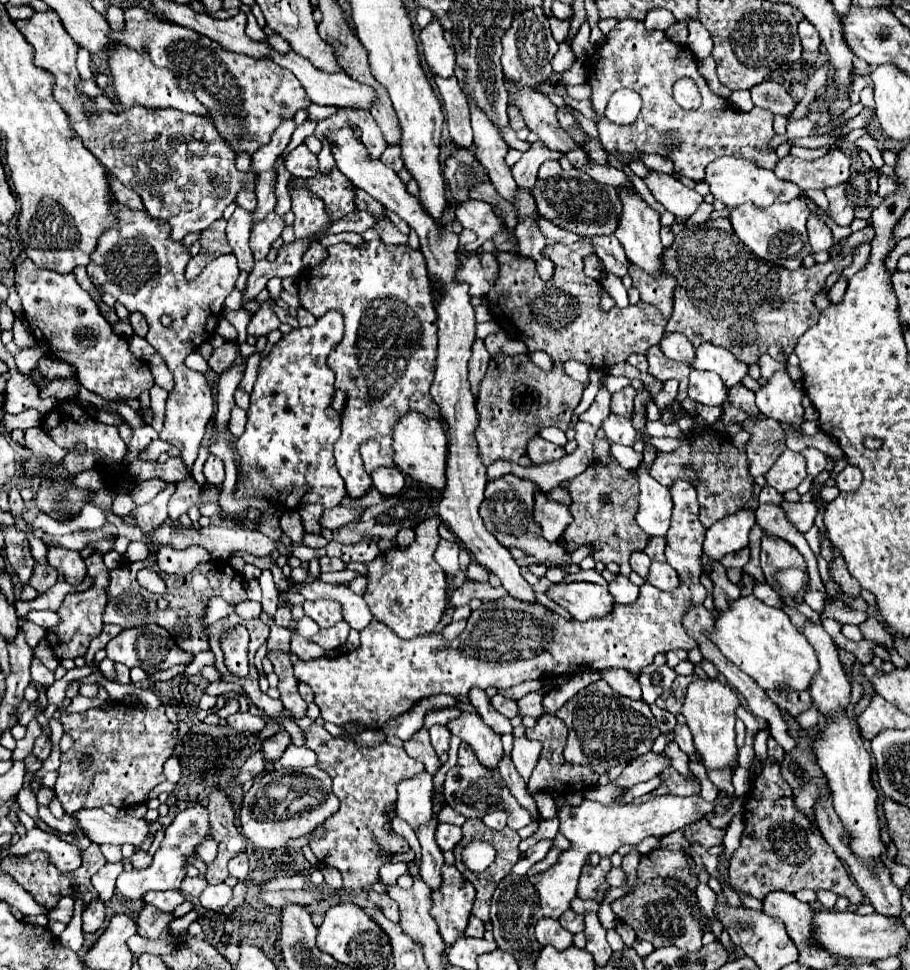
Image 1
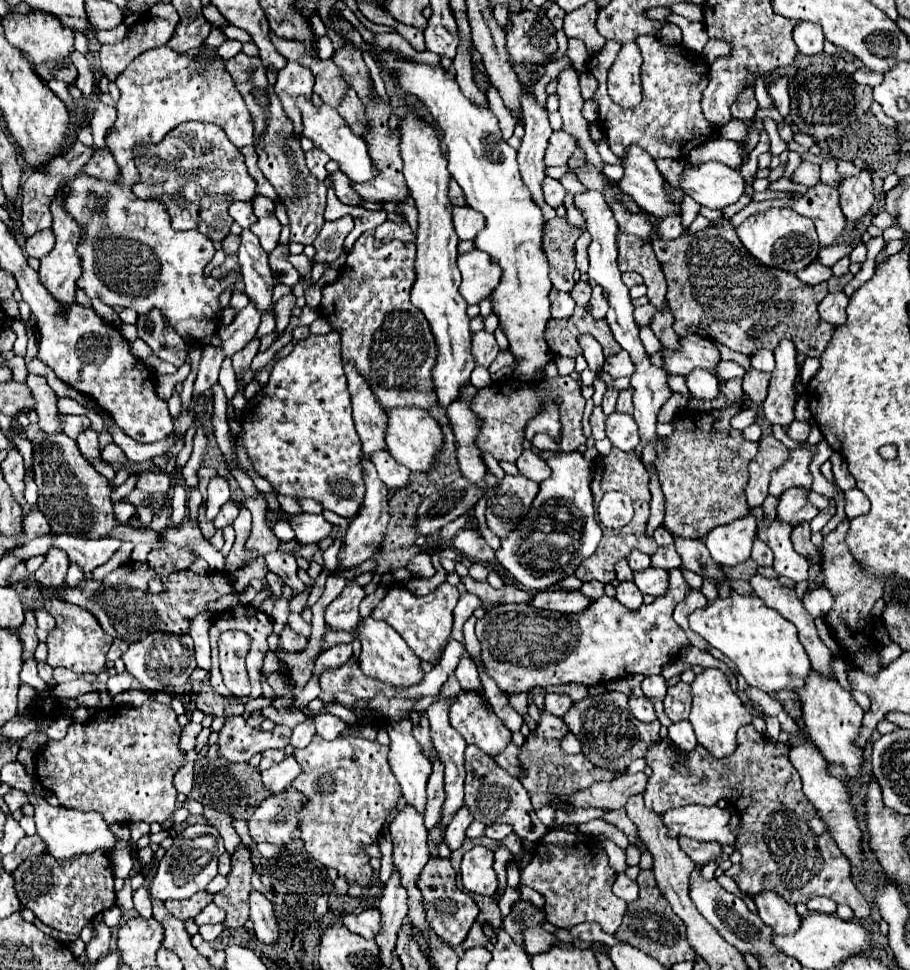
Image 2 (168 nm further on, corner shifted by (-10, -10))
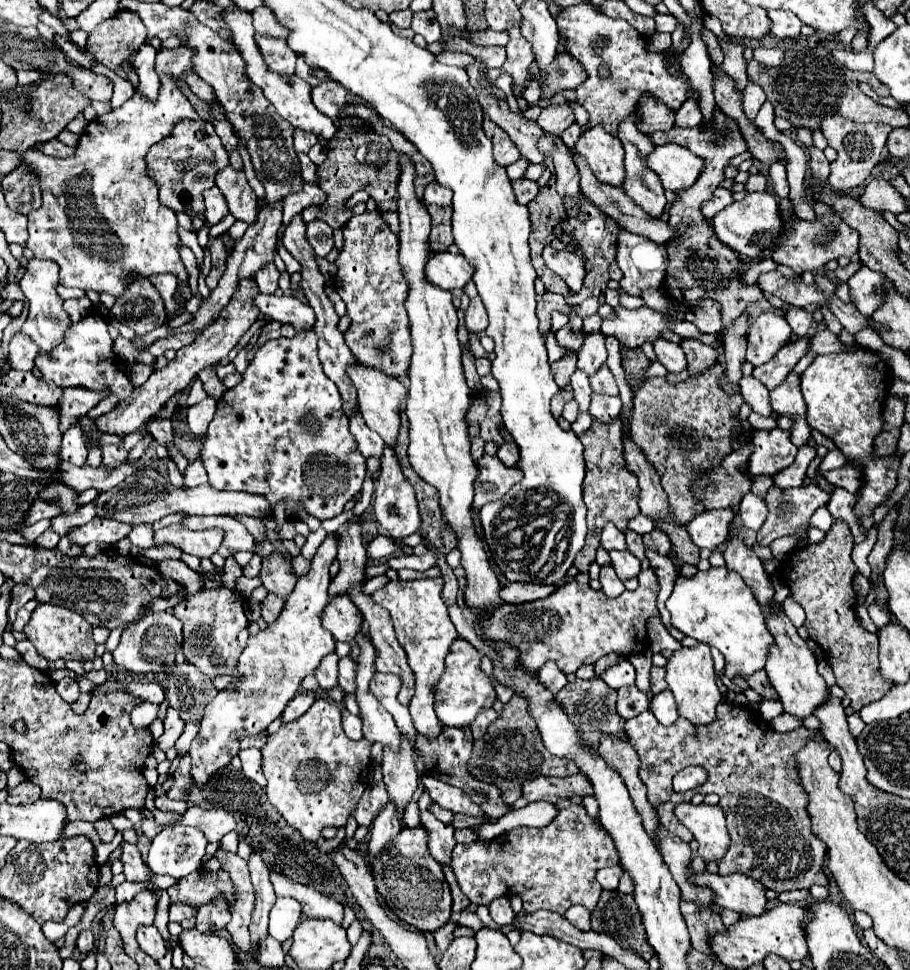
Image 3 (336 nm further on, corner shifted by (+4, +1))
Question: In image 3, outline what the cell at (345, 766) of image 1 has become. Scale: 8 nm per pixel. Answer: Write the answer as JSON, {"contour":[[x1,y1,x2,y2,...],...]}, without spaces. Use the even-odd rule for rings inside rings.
{"contour":[[318,697,310,711,302,715,302,719,294,719,294,723,284,723,276,733,268,735,262,751,262,771,268,781,266,797,280,811,280,815,288,821,290,827,300,831,306,841,316,843,320,839,320,831,326,825,346,825,348,815,354,811,360,801,370,765,370,747,372,743,350,741,342,731,342,707,332,699]]}

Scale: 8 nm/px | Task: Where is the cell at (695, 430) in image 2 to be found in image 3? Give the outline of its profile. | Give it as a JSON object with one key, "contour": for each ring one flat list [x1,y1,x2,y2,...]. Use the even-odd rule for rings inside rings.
{"contour":[[714,363,700,377,680,383,668,383,664,377,646,379,636,391,636,411,632,415,630,435,654,463,662,487,668,495,670,513,678,525,688,525,696,515,706,511,692,495,690,483,698,469,718,465,732,451,732,427,734,417,742,405,742,395,726,395,718,387,718,377,724,367]]}

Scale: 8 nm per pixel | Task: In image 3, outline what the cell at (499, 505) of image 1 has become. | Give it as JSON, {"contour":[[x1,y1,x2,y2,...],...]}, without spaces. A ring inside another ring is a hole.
{"contour":[[482,455,478,459,480,473,474,483,474,509,482,509,486,503,500,499,514,483,522,479,522,471,516,471,516,467,506,467,498,457]]}

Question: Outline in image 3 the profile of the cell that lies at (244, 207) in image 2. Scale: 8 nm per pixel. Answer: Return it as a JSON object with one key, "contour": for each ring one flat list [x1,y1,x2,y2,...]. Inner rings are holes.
{"contour":[[210,187,204,191,204,203,206,203,204,217,210,225,216,225,228,213,226,199,224,199,224,195,220,195,218,187]]}

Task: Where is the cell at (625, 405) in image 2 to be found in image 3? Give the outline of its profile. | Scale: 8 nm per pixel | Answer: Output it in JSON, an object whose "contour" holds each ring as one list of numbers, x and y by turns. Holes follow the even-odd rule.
{"contour":[[602,365,598,373,590,377,590,387,594,393,606,393,606,395,618,395,618,385,608,369,608,365]]}

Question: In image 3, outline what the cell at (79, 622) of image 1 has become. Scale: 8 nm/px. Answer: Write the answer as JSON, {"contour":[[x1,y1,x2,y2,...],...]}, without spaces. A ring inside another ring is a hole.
{"contour":[[48,603,38,605,30,621,26,623,24,633,26,633,26,639,36,647,36,651,48,661,56,661,56,659,86,661,86,659,94,659,96,655,96,643,92,639,92,625,82,615,60,605,48,605]]}

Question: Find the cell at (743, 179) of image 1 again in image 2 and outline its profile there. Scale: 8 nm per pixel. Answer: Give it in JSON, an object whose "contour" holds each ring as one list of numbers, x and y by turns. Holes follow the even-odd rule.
{"contour":[[708,162,696,168,686,168,682,188,700,206,724,210,744,196,746,182,738,170,720,162]]}

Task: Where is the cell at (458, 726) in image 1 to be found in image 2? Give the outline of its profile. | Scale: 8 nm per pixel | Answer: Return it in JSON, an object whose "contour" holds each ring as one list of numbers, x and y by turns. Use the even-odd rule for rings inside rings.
{"contour":[[460,692,450,708,450,724,468,744,478,746,492,758,502,754,512,742,512,732,474,692]]}

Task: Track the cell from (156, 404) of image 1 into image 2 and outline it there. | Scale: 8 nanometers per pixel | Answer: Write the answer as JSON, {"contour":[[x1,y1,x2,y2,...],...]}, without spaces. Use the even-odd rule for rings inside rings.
{"contour":[[184,364,184,366,178,368,176,374,160,374,160,376,156,378,156,394,158,394,162,400,168,400,168,398,174,394,174,386,176,386,178,382,184,382,184,378,188,376,188,370,190,370,190,366]]}

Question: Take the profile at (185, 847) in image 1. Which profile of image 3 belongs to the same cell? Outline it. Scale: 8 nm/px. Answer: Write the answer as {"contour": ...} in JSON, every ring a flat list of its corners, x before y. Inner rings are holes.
{"contour":[[166,825,154,837,146,863,152,873,172,875,180,879,200,869,206,845,208,839,198,829,186,829,182,825]]}

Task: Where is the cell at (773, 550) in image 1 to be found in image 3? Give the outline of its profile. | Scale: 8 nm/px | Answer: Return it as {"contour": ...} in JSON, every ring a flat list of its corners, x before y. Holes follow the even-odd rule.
{"contour":[[748,493,746,497,742,497,740,507,738,507,738,515,742,519,742,525,748,529,758,531,762,527,762,523,766,521,768,509,766,509,766,501,754,493]]}

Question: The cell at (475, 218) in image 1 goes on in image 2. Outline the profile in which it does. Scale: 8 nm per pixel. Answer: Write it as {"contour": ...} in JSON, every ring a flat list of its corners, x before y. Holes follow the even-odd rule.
{"contour":[[454,206,452,218,456,226,456,234,460,240,474,240,480,230,484,230,484,216,480,216,470,206]]}

